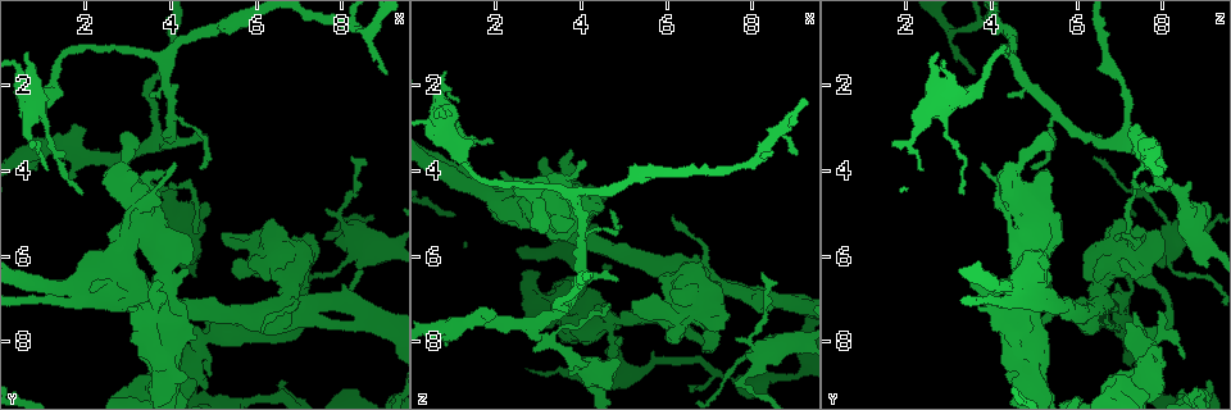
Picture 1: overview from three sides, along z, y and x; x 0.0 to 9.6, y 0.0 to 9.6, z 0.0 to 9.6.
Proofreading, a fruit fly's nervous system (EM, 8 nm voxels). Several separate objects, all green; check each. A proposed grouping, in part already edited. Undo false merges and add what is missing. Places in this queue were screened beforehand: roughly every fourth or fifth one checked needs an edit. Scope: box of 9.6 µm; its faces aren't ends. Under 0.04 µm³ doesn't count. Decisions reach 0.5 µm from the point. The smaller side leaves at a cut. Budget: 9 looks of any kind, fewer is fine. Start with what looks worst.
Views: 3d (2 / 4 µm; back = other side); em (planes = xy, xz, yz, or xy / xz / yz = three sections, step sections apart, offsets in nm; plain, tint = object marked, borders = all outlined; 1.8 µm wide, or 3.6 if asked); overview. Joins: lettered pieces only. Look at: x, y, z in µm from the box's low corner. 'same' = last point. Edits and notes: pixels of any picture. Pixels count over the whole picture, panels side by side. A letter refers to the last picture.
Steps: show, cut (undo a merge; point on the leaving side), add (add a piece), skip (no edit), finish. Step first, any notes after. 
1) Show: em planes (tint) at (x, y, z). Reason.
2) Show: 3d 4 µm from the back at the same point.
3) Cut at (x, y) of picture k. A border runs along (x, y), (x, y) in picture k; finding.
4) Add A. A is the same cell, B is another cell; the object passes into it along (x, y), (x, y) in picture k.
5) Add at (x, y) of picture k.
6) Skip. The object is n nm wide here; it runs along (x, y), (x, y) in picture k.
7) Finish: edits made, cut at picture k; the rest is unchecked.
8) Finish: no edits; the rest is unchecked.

Show: em 3.6 µm planes (tint) at (3.15, 5.25, 5.10). Thin neck.

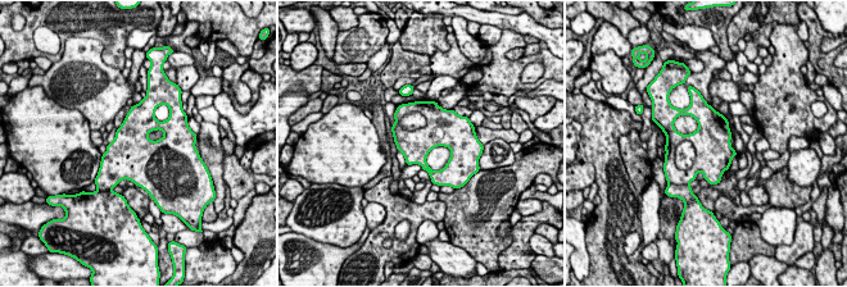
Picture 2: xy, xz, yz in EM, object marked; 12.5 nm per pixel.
Show: em 3.6 µm planes (borders) at the same point.

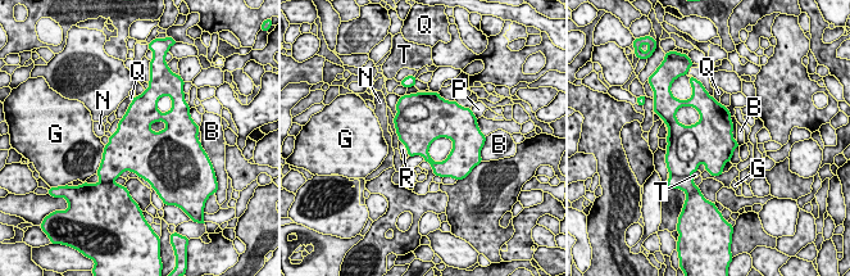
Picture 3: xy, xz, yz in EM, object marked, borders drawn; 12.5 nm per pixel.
Cut at (674, 164) of picture 3. B, G, N, P, Q, R and T are other cells; a border runs along (687, 130), (677, 141), (683, 162) in picture 3; two neurons meet here.

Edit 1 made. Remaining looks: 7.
Show: em 3.6 µm planes (borders) at (4.20, 8.85, 7.50). Abrupt turn.

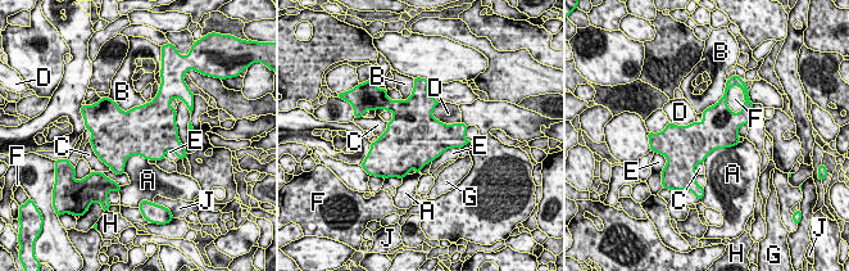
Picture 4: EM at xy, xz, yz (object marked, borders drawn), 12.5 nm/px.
Skip. The longest contact is with A, 550 nm; A, B, C, D, E, F, G, H and J are other cells; a border runs along (739, 141), (713, 149), (703, 162) in picture 4; one neuron here.

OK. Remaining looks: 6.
Finish: edits made, cut at picture 3; the rest is unchecked.

